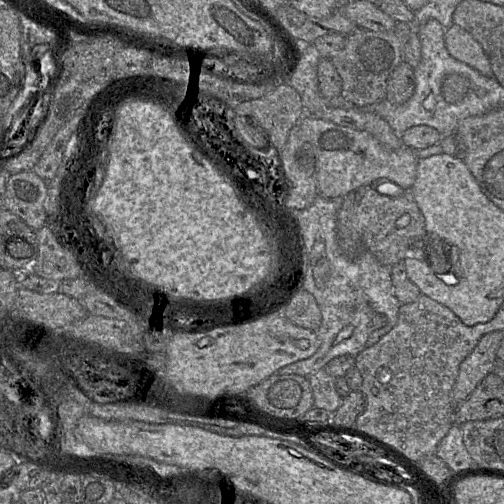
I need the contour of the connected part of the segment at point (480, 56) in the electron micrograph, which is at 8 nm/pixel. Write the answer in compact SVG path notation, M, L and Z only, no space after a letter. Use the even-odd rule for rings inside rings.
M452 24L447 28L445 44L453 58L474 68L486 77L494 77L490 60L482 46L462 27Z

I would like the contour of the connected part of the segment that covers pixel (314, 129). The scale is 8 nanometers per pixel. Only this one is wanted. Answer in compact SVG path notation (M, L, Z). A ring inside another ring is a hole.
M304 115L297 126L314 149L318 195L343 198L351 191L380 179L390 180L402 189L411 191L419 161L417 150L407 146L390 150L365 131L337 125L311 115Z

